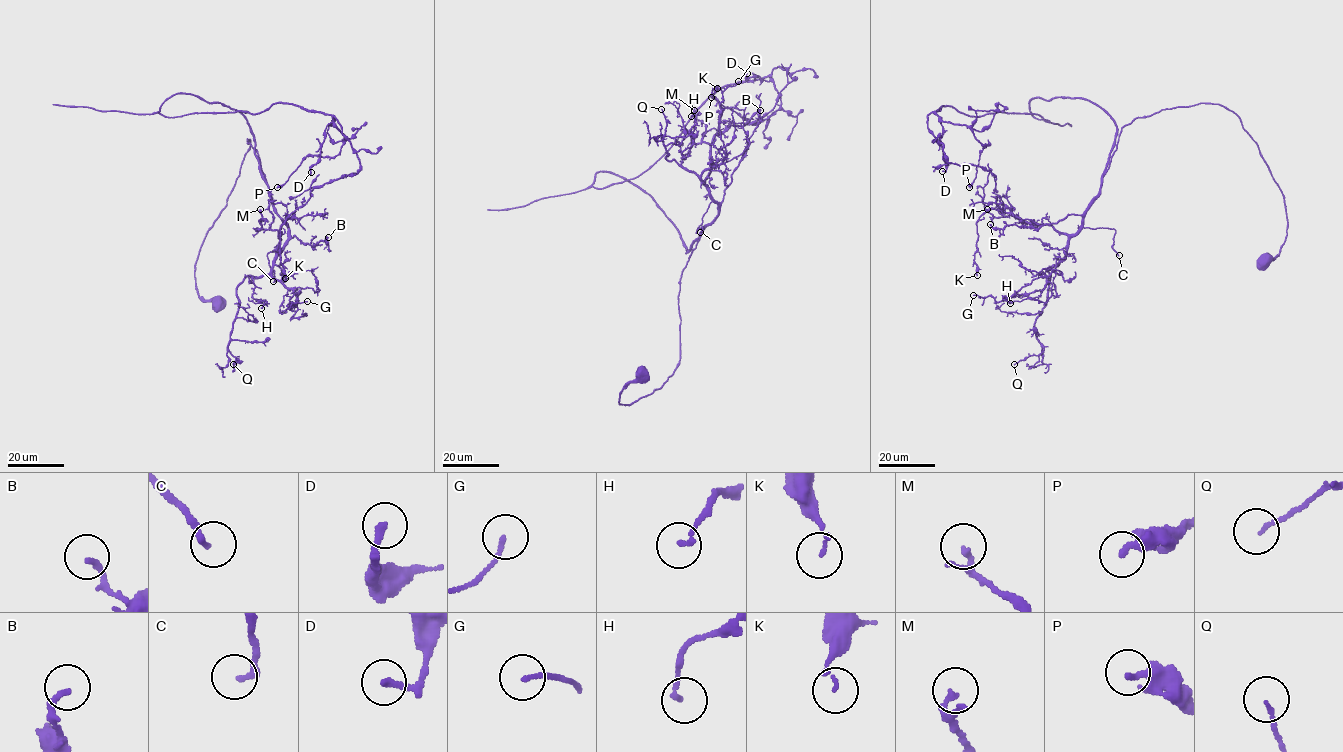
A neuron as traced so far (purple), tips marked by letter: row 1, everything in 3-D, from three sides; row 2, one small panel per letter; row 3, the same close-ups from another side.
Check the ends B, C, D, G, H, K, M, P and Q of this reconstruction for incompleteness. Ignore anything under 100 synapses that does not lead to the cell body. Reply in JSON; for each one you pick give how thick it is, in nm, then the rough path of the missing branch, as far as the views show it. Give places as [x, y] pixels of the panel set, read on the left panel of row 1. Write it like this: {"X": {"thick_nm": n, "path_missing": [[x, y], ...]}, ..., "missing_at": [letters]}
{"missing_at": []}

